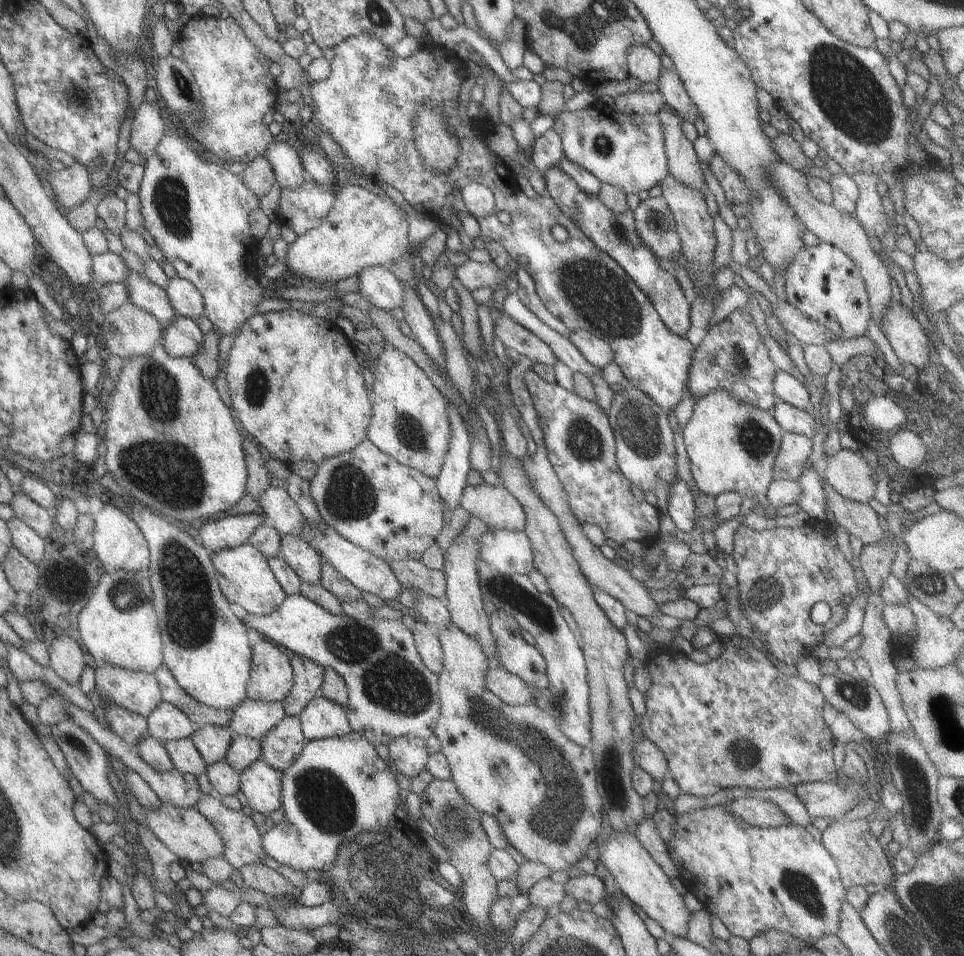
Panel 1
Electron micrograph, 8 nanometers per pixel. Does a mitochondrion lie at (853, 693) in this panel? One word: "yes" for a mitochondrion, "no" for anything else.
yes

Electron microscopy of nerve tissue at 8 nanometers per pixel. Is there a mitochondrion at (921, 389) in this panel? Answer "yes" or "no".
no

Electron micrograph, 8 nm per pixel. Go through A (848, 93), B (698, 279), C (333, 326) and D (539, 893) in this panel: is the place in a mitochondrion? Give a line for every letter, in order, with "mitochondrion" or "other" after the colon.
A: mitochondrion
B: other
C: other
D: other

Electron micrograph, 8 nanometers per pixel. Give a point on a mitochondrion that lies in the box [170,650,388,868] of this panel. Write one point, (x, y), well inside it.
(329, 806)

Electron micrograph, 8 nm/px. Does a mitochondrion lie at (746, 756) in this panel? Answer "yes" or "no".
yes

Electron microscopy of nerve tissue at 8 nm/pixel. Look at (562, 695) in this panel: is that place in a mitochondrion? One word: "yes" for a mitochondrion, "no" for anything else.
yes

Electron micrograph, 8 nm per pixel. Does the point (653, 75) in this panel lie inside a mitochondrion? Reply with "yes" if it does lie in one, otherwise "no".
no

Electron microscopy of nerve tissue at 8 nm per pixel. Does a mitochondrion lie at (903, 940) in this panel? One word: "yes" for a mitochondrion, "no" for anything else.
yes

